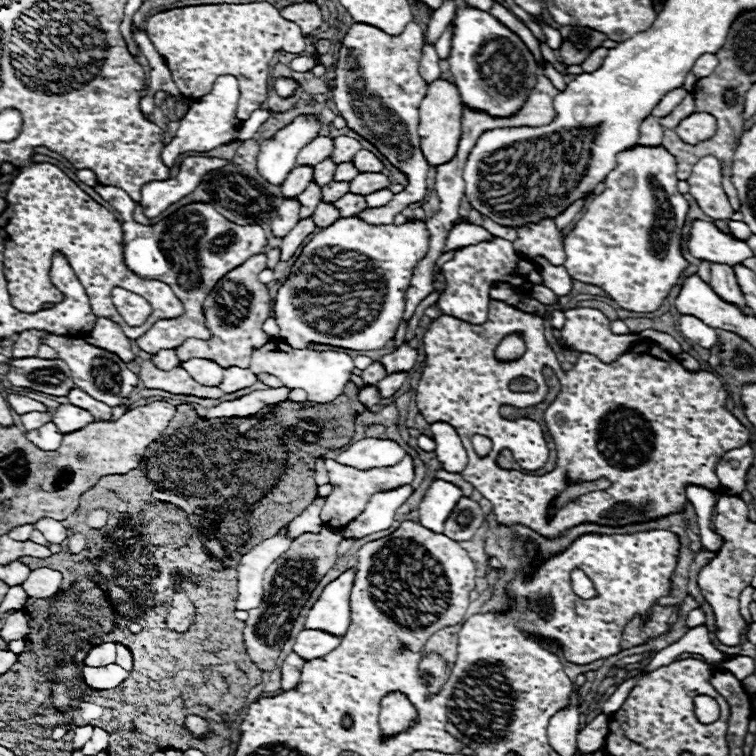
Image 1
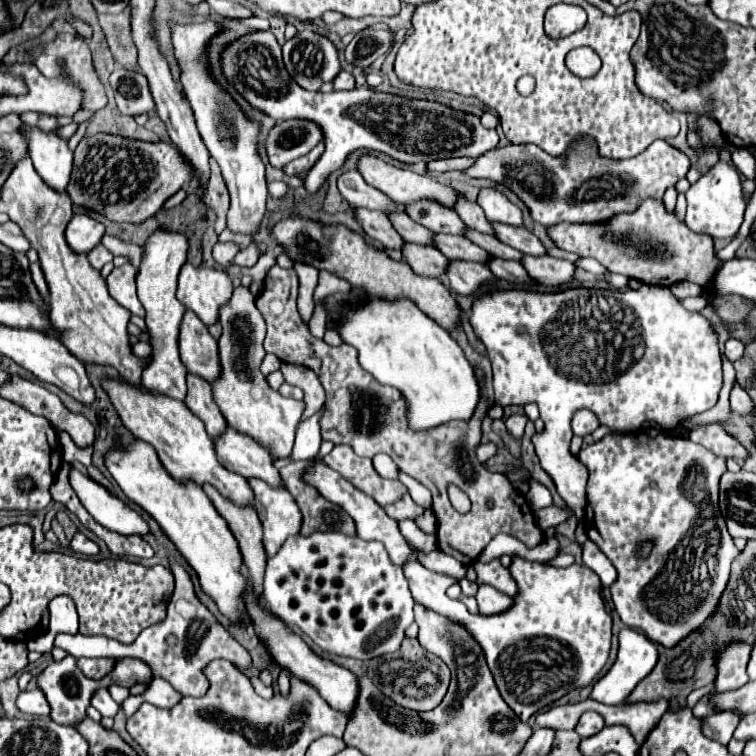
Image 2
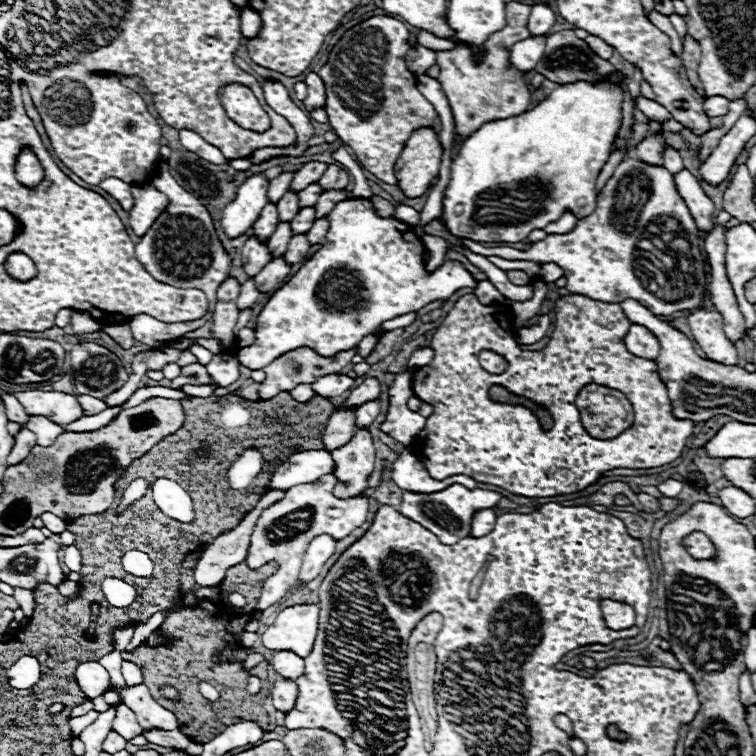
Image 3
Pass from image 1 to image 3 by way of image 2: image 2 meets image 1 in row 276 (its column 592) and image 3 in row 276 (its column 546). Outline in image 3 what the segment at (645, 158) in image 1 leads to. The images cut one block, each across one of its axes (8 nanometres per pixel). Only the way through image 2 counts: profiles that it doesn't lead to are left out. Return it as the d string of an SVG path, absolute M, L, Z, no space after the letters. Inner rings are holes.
M626 158L624 162L620 162L612 178L606 182L602 194L598 196L596 210L590 216L580 218L576 228L568 234L548 234L542 242L532 244L530 250L526 252L510 246L484 248L480 242L466 240L466 238L462 242L458 240L450 242L448 248L460 246L460 244L468 246L472 252L482 256L500 256L506 260L532 260L536 264L556 262L564 270L564 276L568 280L566 290L570 294L582 294L600 302L624 302L626 298L632 298L658 316L668 316L678 310L698 308L706 290L704 254L700 248L702 234L696 228L694 218L686 208L686 202L680 198L676 190L674 176L664 166L652 166L636 158ZM640 240L650 240L650 252L638 248Z

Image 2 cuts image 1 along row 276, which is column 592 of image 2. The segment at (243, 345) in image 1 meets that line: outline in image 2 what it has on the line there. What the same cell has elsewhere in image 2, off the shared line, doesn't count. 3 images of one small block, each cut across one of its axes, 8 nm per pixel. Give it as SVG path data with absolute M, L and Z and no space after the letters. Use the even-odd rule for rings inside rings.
M648 198L646 202L642 202L642 206L638 206L638 210L630 214L616 214L614 218L610 218L610 222L560 222L548 226L546 230L550 240L558 248L574 252L578 256L596 258L610 272L624 274L626 278L634 278L646 284L672 286L676 282L688 280L710 294L710 278L714 278L718 266L722 266L722 260L714 252L714 240L706 234L692 232L682 220L678 220L676 212L666 210L662 200L654 202L652 198Z

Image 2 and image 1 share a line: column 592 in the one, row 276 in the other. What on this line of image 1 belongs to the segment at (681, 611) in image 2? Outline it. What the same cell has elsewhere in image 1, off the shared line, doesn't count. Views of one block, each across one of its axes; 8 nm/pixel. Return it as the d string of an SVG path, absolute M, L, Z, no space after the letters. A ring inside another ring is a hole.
M496 236L492 240L456 250L454 258L442 266L442 276L444 276L444 290L438 298L440 312L470 324L484 324L488 320L488 302L492 286L510 284L520 292L530 292L532 286L544 284L536 264L526 258L520 258L512 248L510 240Z

